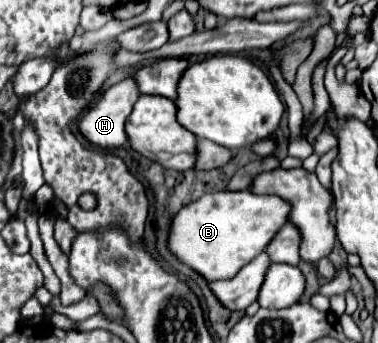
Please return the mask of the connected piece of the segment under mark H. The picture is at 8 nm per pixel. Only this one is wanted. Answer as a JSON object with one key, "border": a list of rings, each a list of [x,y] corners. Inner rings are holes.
{"border":[[[125,78],[113,86],[109,86],[107,90],[103,90],[101,98],[91,104],[91,108],[79,116],[77,120],[77,132],[79,136],[83,136],[89,144],[99,146],[103,150],[113,150],[113,148],[121,148],[127,144],[127,136],[125,136],[125,120],[133,110],[135,100],[139,98],[139,92],[135,88],[135,82],[131,78]]]}

